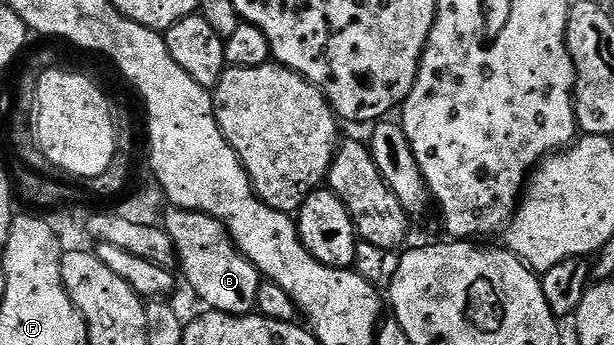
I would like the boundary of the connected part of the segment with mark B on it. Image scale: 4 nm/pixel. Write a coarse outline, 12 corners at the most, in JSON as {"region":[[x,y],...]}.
{"region":[[194,210],[163,221],[185,282],[218,314],[256,305],[260,274],[224,226]]}

